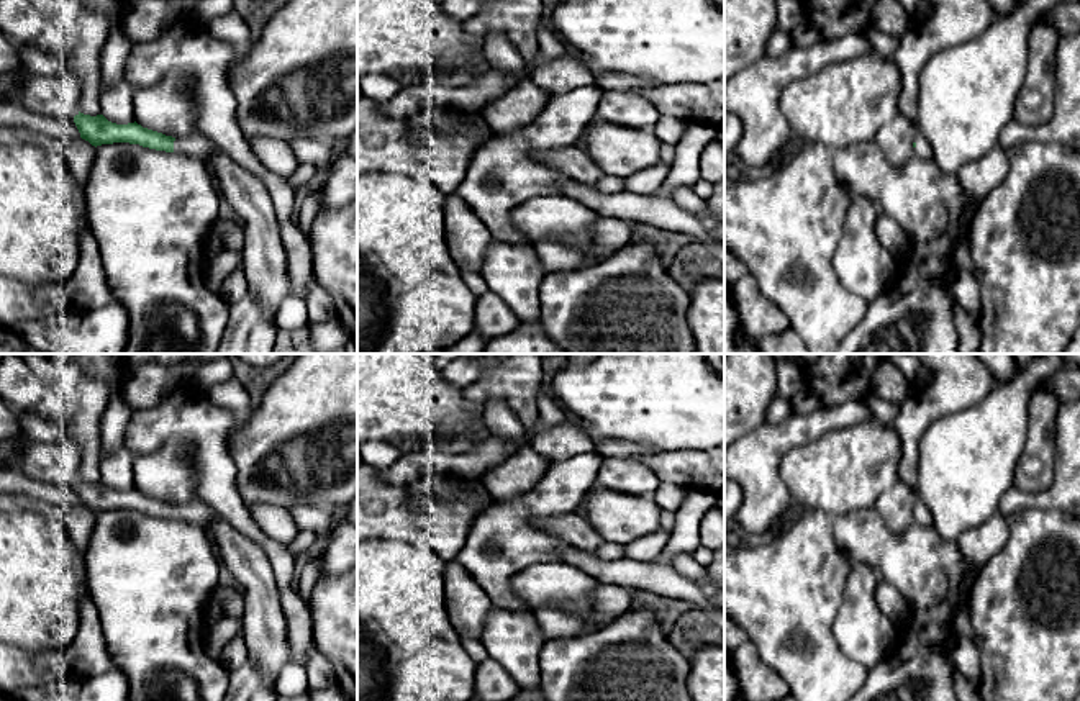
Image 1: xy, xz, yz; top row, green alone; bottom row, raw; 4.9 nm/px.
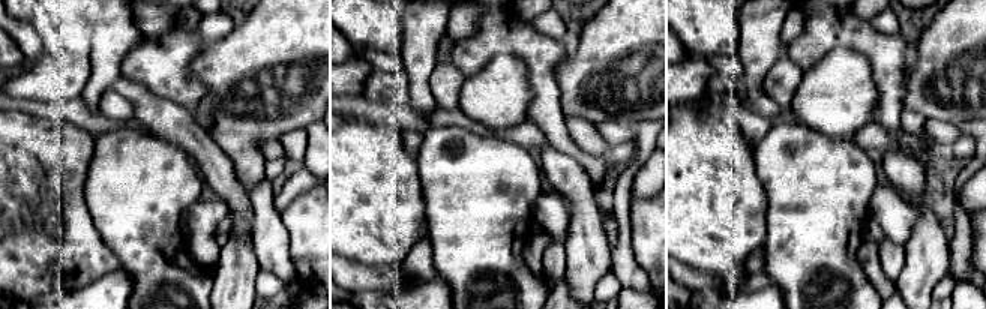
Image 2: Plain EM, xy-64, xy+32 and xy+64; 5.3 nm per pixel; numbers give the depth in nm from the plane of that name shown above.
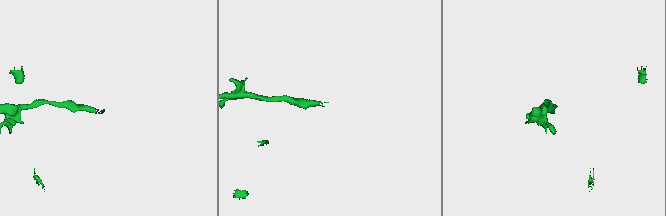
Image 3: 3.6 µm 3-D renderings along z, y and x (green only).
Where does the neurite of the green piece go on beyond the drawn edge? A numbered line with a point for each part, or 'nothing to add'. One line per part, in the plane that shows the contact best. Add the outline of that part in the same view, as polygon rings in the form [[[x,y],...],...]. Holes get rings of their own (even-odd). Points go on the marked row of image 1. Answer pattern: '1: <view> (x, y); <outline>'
1: xy (197, 144); [[[195,133],[185,138],[175,138],[174,152],[182,152],[208,164],[216,146],[205,134]]]

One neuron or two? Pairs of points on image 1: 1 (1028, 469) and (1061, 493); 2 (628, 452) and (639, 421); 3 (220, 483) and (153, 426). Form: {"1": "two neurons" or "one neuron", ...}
{"1": "two neurons", "2": "two neurons", "3": "one neuron"}

